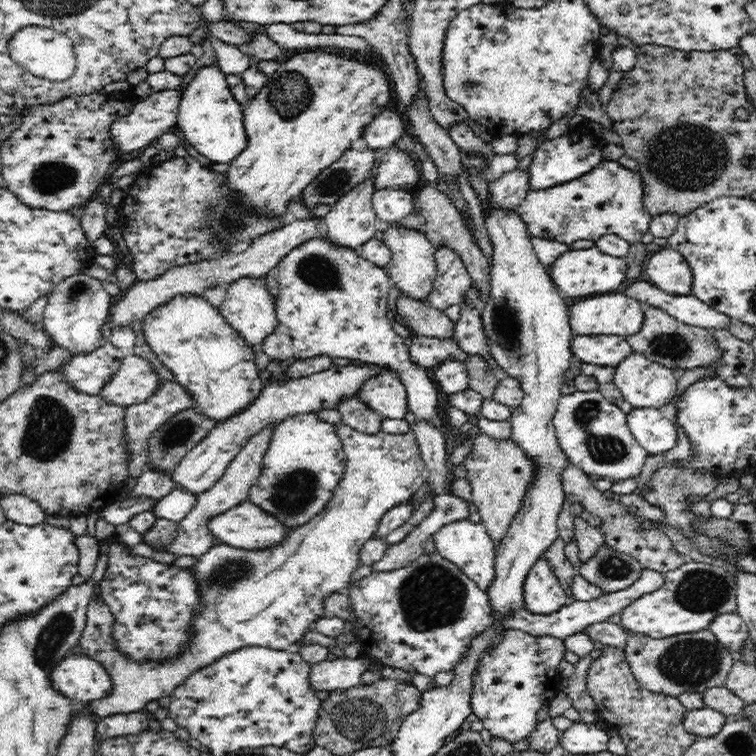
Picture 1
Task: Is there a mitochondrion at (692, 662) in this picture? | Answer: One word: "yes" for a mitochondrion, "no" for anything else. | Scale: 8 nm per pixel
yes

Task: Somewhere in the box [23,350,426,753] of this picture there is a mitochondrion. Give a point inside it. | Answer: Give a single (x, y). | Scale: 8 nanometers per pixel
(361, 720)

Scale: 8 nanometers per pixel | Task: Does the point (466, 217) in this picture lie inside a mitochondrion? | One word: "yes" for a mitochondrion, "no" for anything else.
no

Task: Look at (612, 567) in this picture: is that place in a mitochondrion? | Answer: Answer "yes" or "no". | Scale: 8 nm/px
yes

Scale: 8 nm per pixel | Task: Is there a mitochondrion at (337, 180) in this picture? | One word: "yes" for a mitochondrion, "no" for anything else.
yes

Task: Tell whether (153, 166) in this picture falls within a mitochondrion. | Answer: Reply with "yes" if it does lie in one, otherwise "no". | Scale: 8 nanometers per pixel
no

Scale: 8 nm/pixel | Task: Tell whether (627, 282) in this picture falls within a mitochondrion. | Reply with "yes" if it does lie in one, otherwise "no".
no

